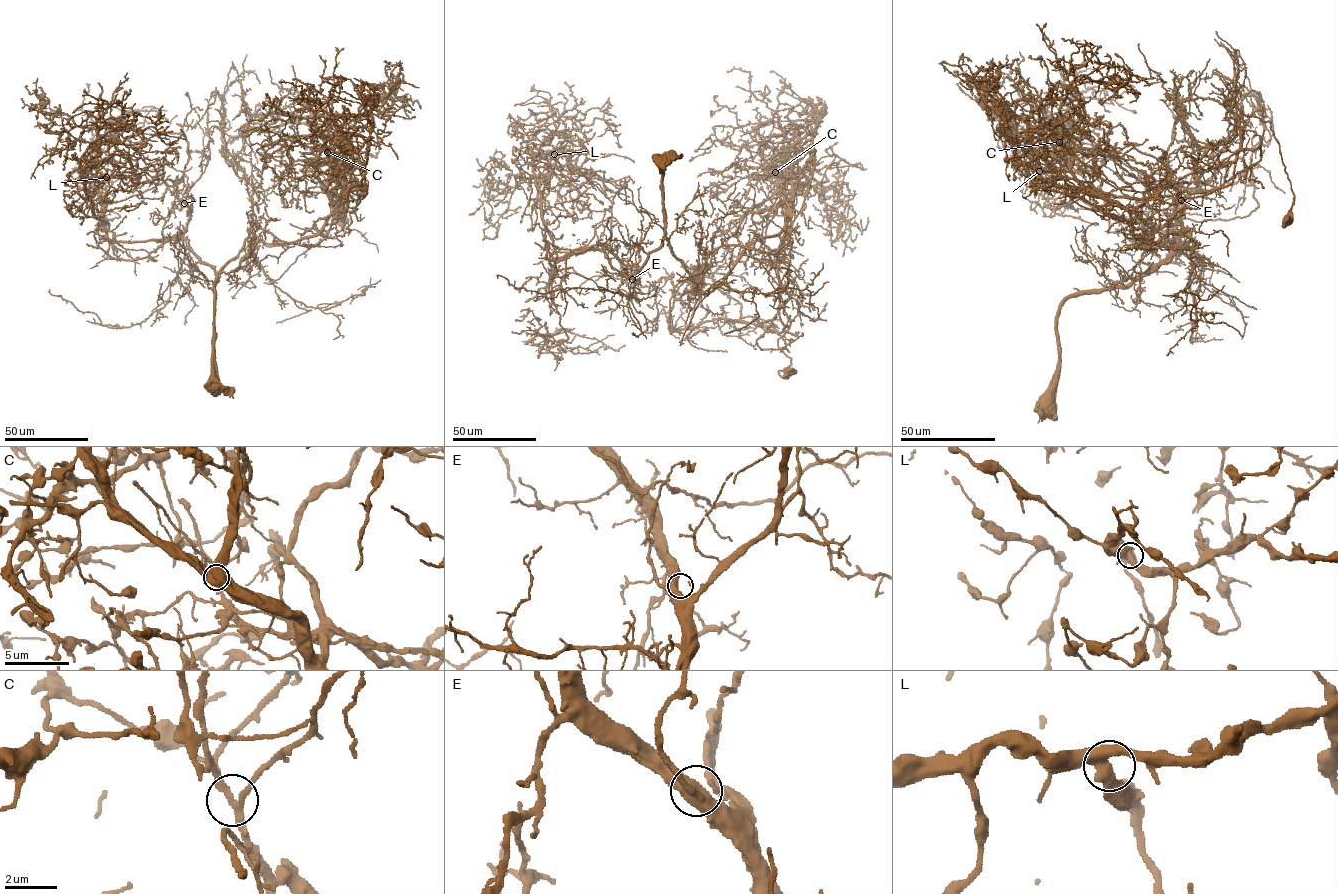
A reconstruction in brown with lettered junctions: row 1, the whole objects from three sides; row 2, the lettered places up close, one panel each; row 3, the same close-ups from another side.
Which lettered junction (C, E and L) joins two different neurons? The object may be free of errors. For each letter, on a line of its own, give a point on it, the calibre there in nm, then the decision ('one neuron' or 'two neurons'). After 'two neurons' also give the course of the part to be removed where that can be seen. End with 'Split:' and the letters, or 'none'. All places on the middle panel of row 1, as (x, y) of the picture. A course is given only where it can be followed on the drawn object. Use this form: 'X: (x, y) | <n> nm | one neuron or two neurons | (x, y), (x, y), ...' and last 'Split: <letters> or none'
C: (775, 172) | 260 nm | two neurons | (775, 172), (791, 145), (787, 326), (671, 333), (662, 309), (655, 327)
E: (632, 279) | 440 nm | one neuron
L: (554, 154) | 440 nm | one neuron
Split: C

